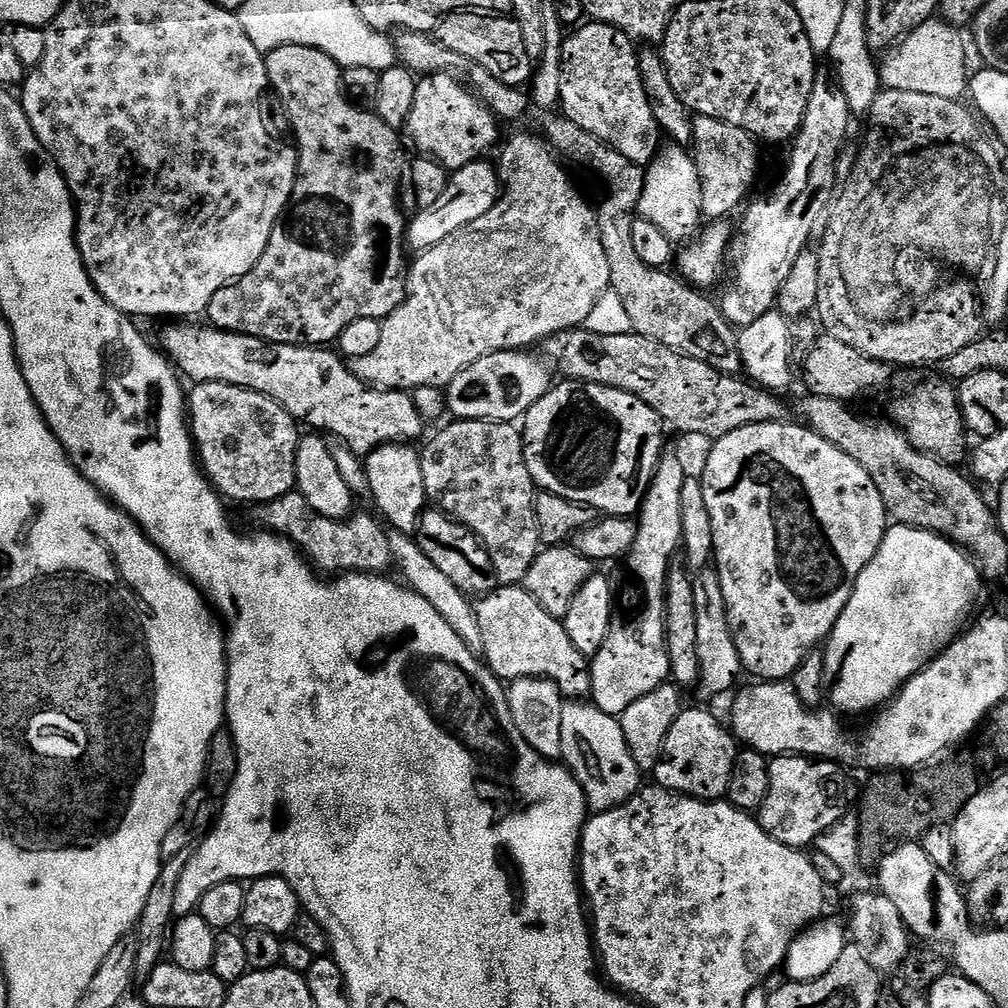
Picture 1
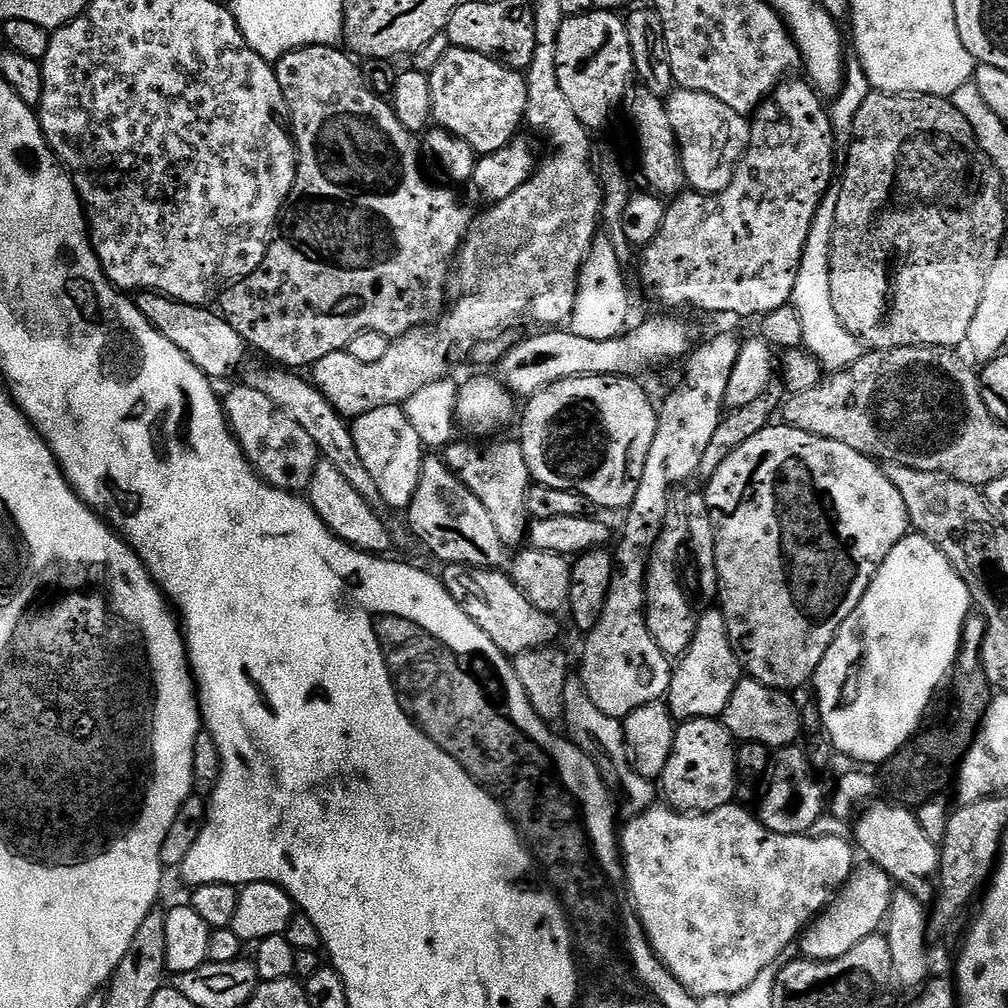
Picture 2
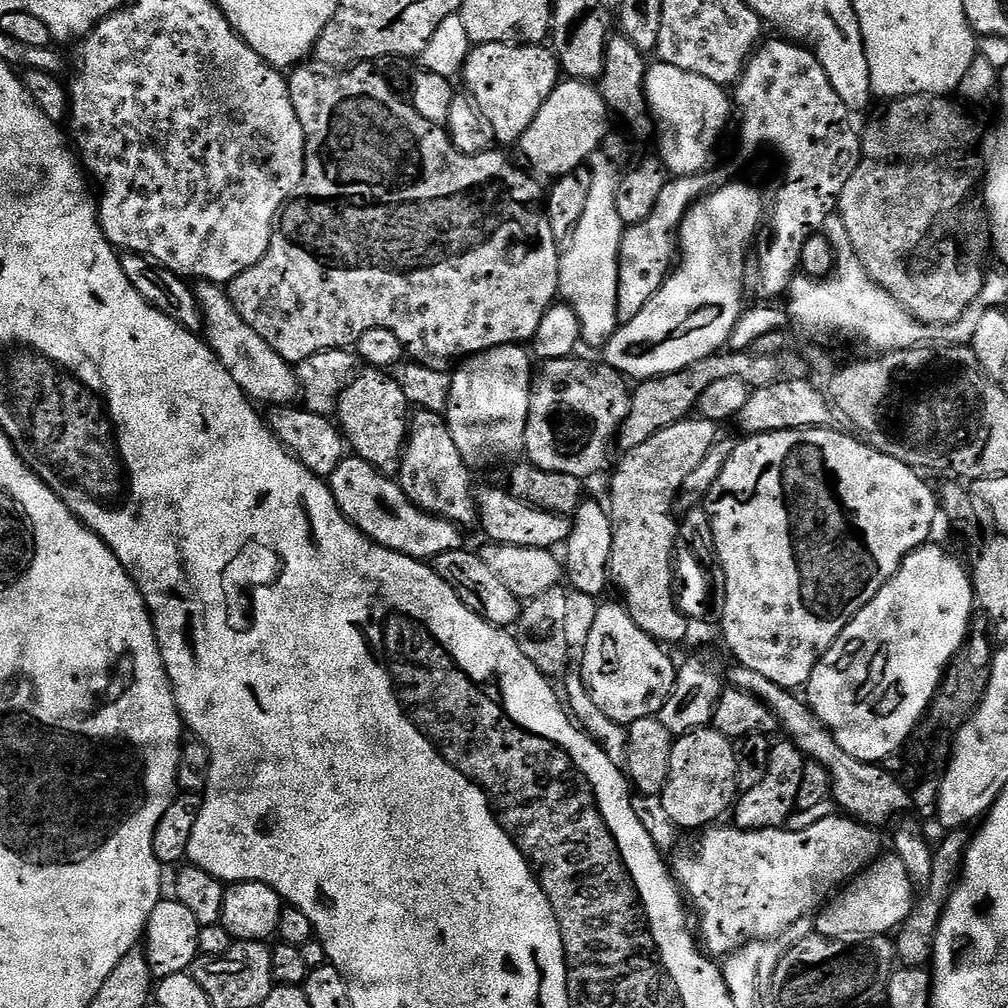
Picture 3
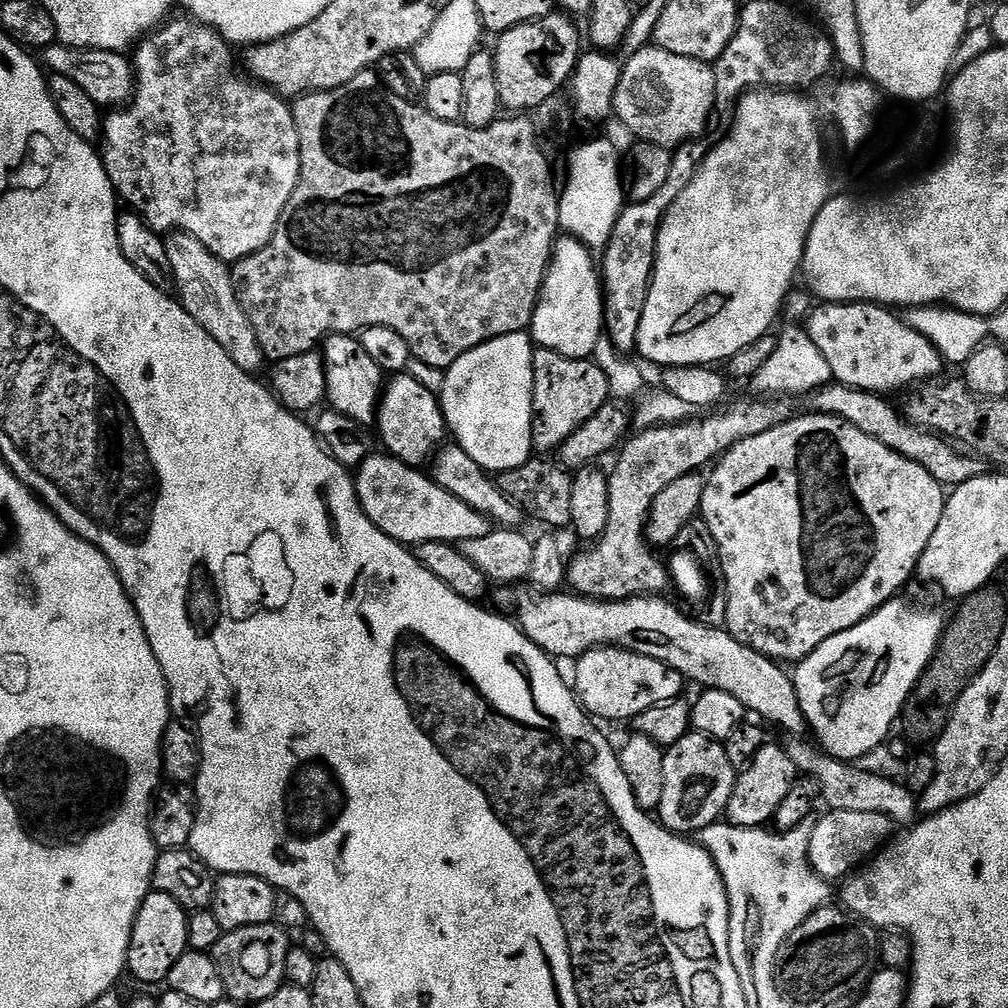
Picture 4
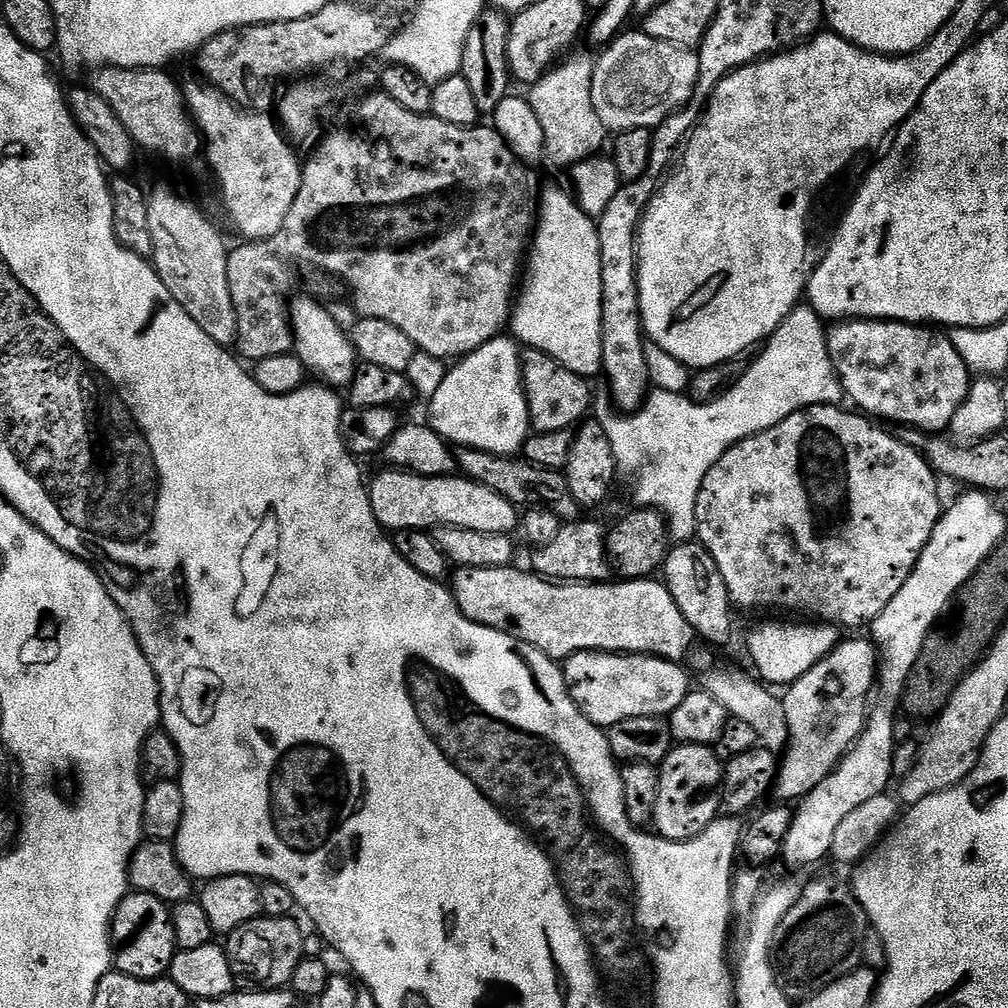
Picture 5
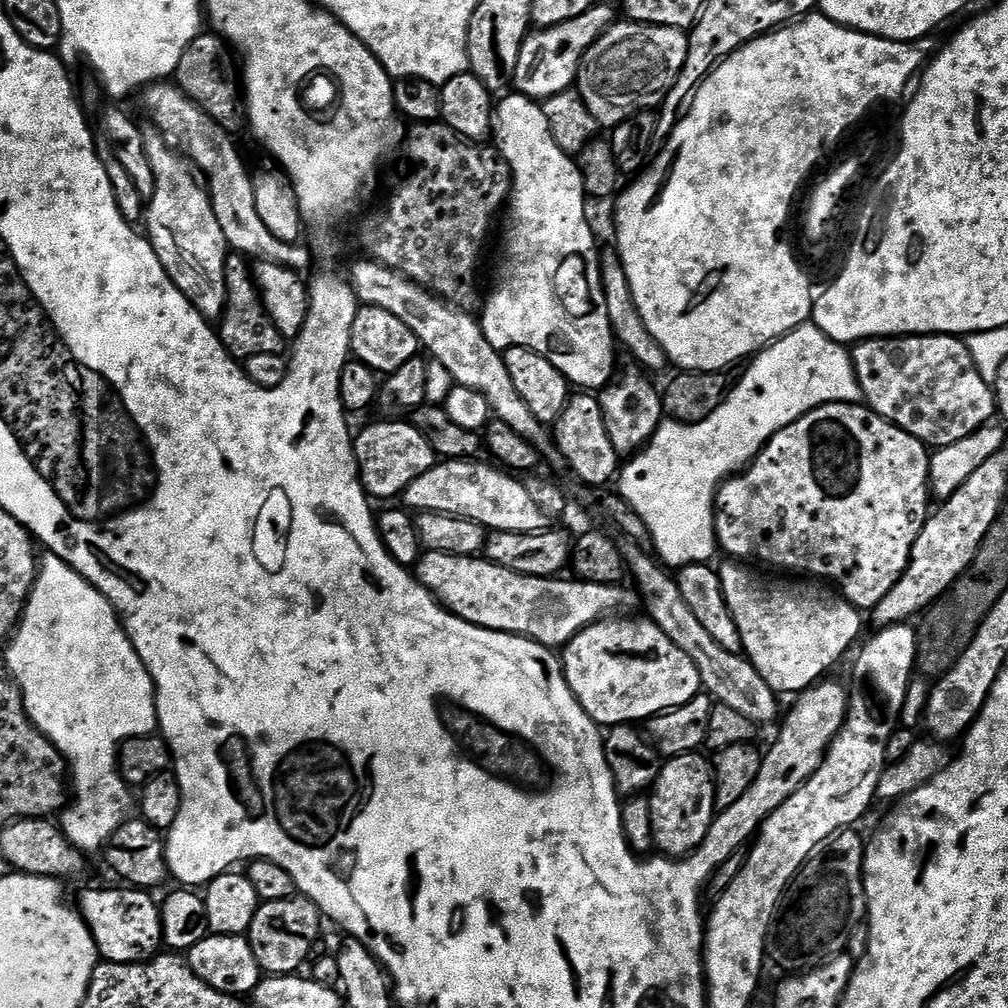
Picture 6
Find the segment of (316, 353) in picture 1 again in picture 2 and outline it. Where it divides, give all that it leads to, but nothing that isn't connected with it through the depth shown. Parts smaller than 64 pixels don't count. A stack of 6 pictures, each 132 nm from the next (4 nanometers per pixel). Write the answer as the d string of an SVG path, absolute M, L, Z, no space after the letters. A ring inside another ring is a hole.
M147 290L137 291L134 299L141 314L166 338L170 338L170 342L174 342L174 346L178 346L178 350L182 350L182 354L186 354L186 358L190 358L190 362L194 362L194 366L198 366L208 376L209 380L219 382L223 376L230 375L243 362L244 352L246 353L244 339L238 334L238 330L234 330L234 326L230 326L230 322L224 320L219 311L212 309L211 312L211 307L187 304L181 300L164 296L160 292L149 292Z

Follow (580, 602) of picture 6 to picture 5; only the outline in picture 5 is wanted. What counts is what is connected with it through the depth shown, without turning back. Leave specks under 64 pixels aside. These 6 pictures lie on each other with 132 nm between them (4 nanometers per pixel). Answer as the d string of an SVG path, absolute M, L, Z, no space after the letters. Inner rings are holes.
M516 566L507 568L461 568L457 567L454 572L454 579L451 581L450 588L456 597L456 605L462 610L462 614L466 618L470 618L474 622L478 622L487 628L496 628L499 632L508 632L511 636L517 636L522 642L526 642L530 646L534 646L538 650L542 650L542 654L546 654L551 660L563 662L572 656L575 652L614 652L617 654L643 654L646 656L659 656L661 660L683 661L683 656L692 648L692 640L694 641L694 633L690 622L686 622L686 618L682 614L682 610L678 610L678 602L674 602L674 598L670 594L670 590L663 582L656 578L646 580L626 580L621 579L620 584L612 584L613 582L557 582L554 580L546 580L542 576L537 576L535 571L519 572Z

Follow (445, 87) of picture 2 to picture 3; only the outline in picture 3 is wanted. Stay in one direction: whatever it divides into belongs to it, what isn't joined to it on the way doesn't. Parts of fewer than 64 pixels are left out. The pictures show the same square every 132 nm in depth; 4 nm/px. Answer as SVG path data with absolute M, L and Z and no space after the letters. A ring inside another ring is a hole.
M478 44L464 59L462 81L476 109L494 126L501 145L515 145L530 130L530 122L542 110L546 98L562 79L560 61L544 44Z

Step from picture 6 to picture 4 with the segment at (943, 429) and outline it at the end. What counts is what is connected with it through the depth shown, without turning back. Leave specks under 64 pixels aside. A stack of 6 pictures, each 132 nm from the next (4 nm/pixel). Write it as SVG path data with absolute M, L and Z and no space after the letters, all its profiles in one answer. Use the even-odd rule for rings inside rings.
M825 301L819 303L806 318L806 327L814 346L822 351L830 365L833 379L851 388L877 394L892 394L938 376L944 367L939 351L918 331L912 329L901 317L892 314L891 309L867 301Z

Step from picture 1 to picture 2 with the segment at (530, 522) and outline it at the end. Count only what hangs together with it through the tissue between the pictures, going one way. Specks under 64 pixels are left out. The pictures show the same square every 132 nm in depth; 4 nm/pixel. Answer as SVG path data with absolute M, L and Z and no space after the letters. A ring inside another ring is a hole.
M456 438L443 449L442 455L449 470L482 501L482 506L486 506L505 549L516 550L525 543L528 532L530 517L526 510L526 494L533 479L519 439L496 439L500 438L488 438L483 442Z

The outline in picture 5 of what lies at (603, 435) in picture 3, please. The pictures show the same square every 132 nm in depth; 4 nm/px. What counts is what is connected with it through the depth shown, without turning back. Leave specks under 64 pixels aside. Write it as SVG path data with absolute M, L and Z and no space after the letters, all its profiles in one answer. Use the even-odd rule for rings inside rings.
M525 347L523 349L522 363L528 415L531 427L536 432L571 429L589 415L594 404L594 391L592 392L591 386L588 385L591 383L585 377L566 370L566 366L562 366L557 360L550 358L545 352L539 352L536 348Z

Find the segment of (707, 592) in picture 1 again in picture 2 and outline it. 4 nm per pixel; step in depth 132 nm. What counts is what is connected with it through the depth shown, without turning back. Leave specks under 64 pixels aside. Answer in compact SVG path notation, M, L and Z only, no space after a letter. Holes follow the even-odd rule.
M712 607L709 612L701 611L697 615L694 642L690 642L688 652L685 656L679 657L672 670L666 703L672 719L677 722L723 717L730 702L730 694L734 694L742 679L742 665L732 648L726 618L719 607Z

